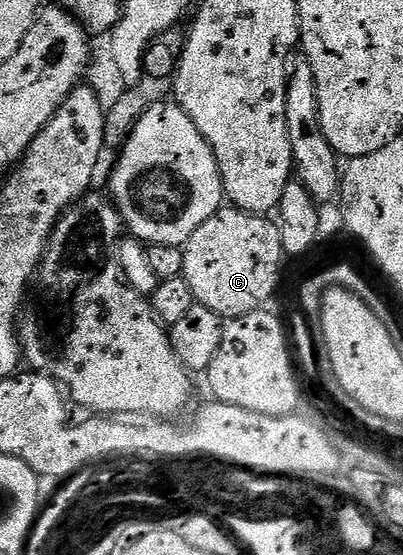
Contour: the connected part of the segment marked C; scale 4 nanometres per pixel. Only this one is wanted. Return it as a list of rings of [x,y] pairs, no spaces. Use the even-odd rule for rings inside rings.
[[[222,206],[210,218],[206,218],[206,222],[202,222],[188,243],[183,245],[183,250],[183,277],[186,286],[190,286],[193,301],[206,306],[206,310],[214,310],[214,314],[225,321],[263,309],[267,305],[264,303],[275,294],[276,287],[280,284],[280,263],[286,260],[275,219],[264,214],[243,212],[241,208],[231,206]]]

